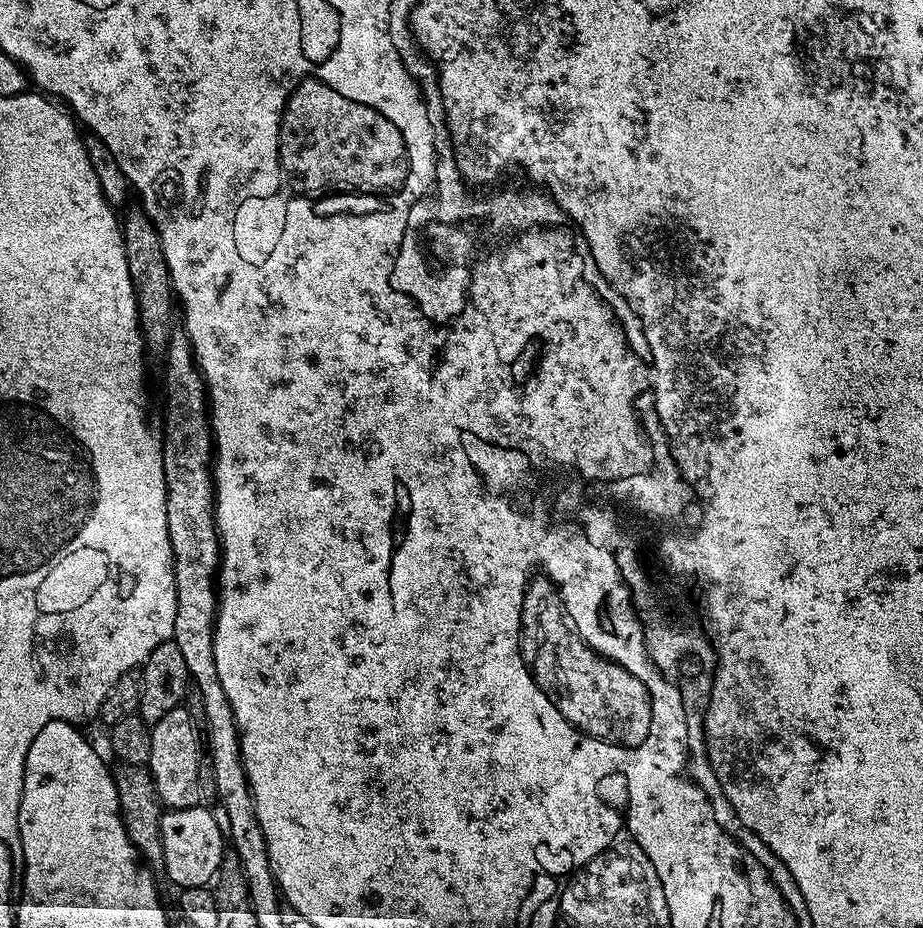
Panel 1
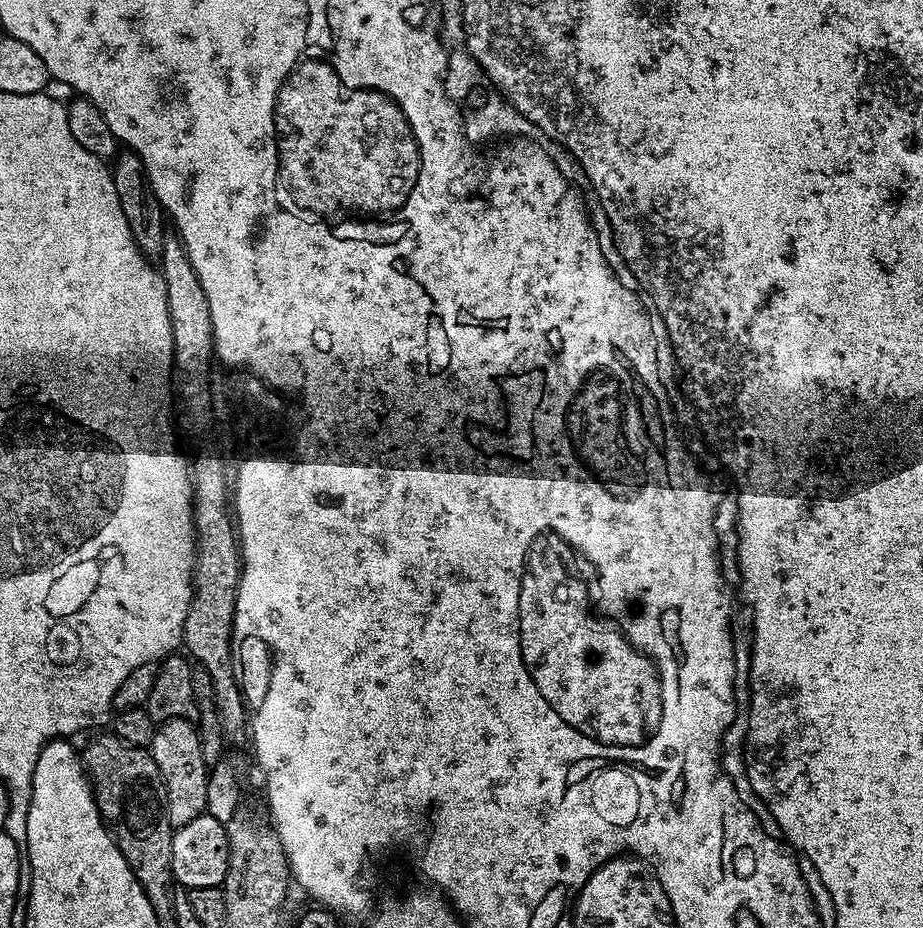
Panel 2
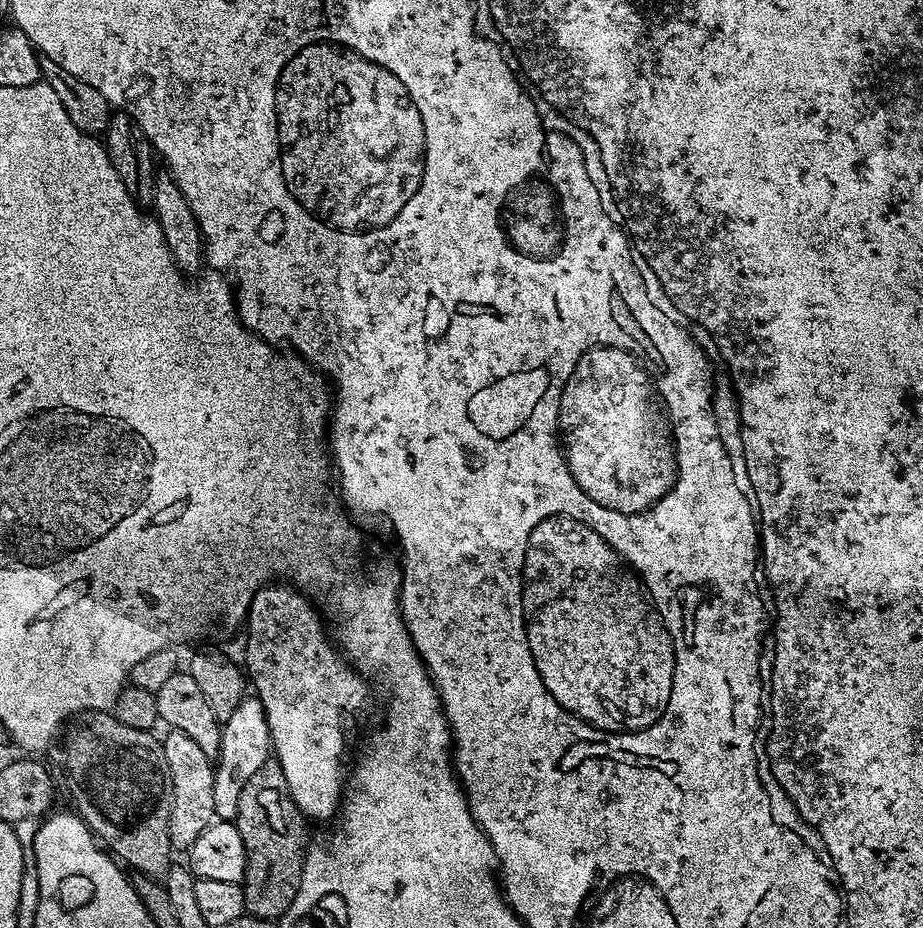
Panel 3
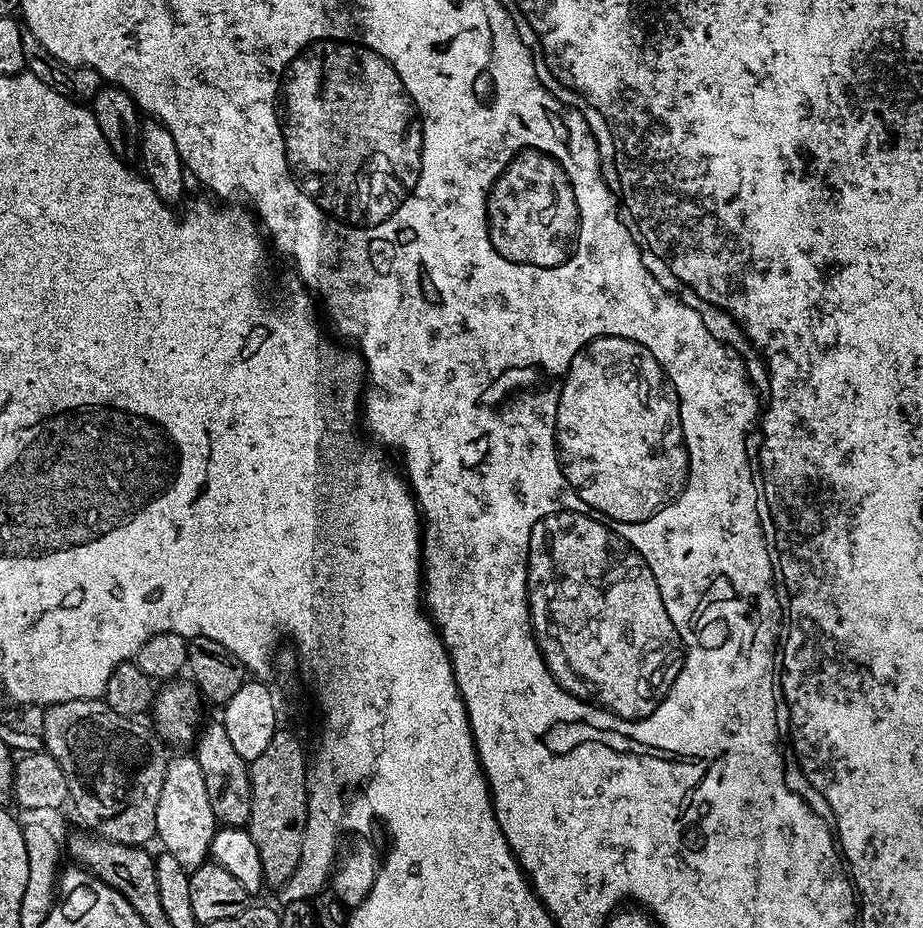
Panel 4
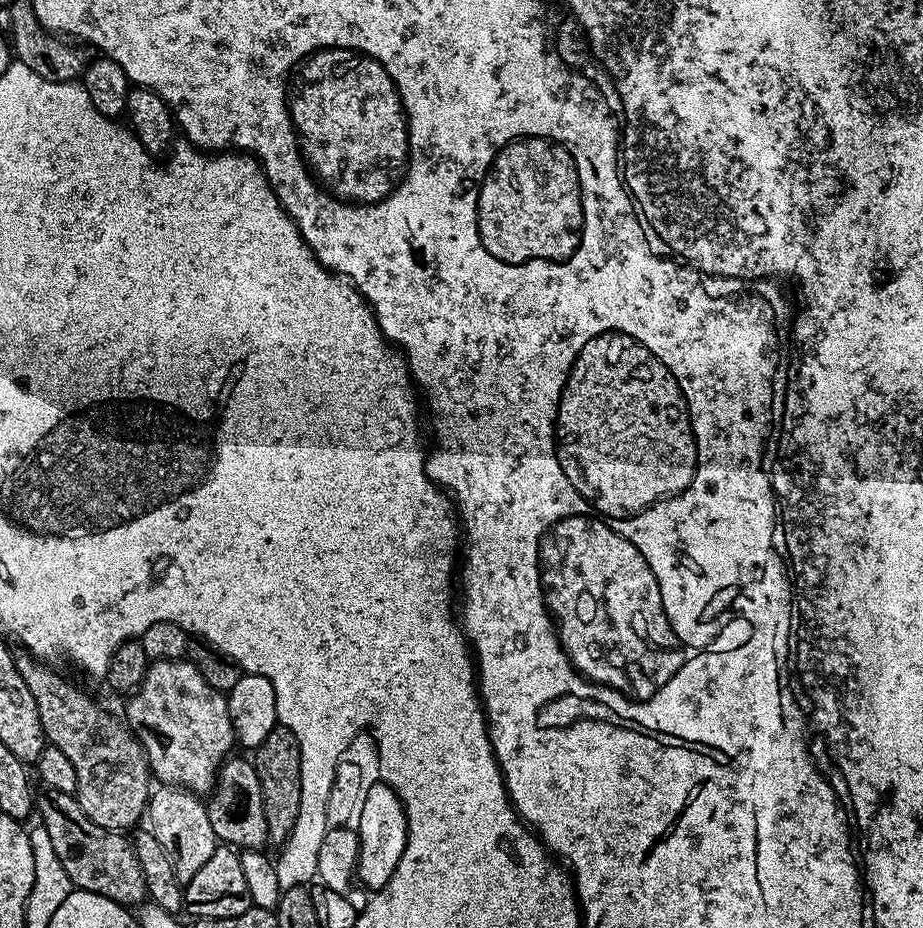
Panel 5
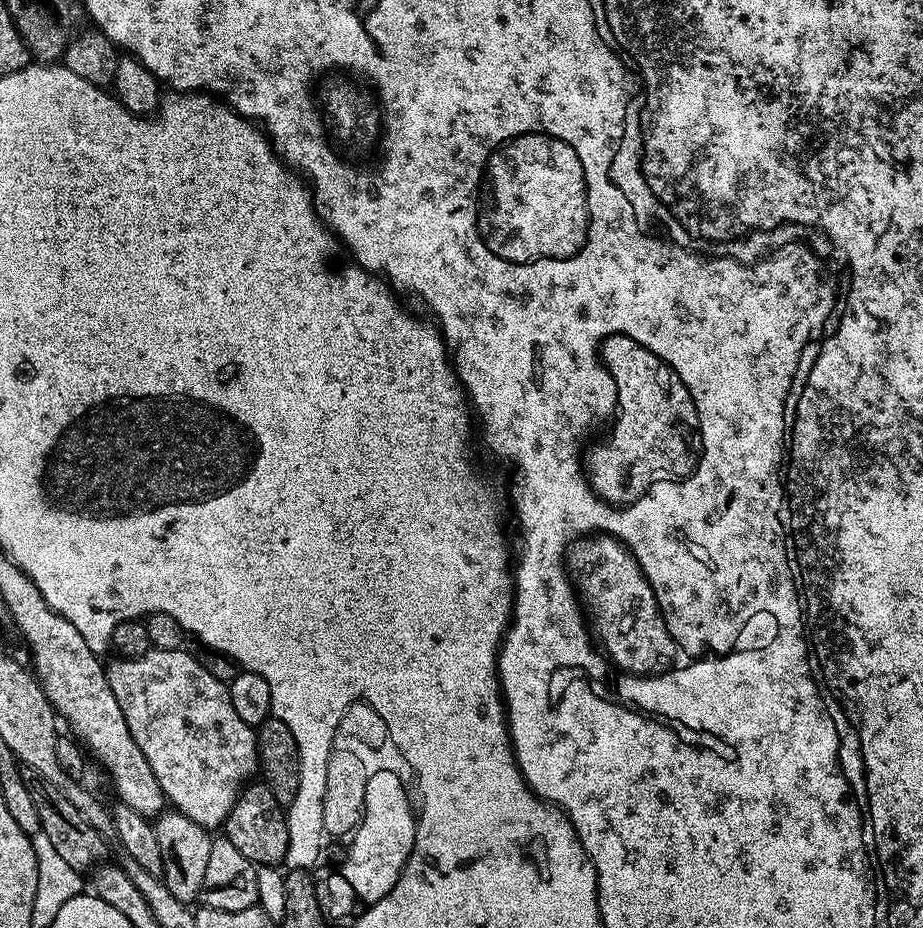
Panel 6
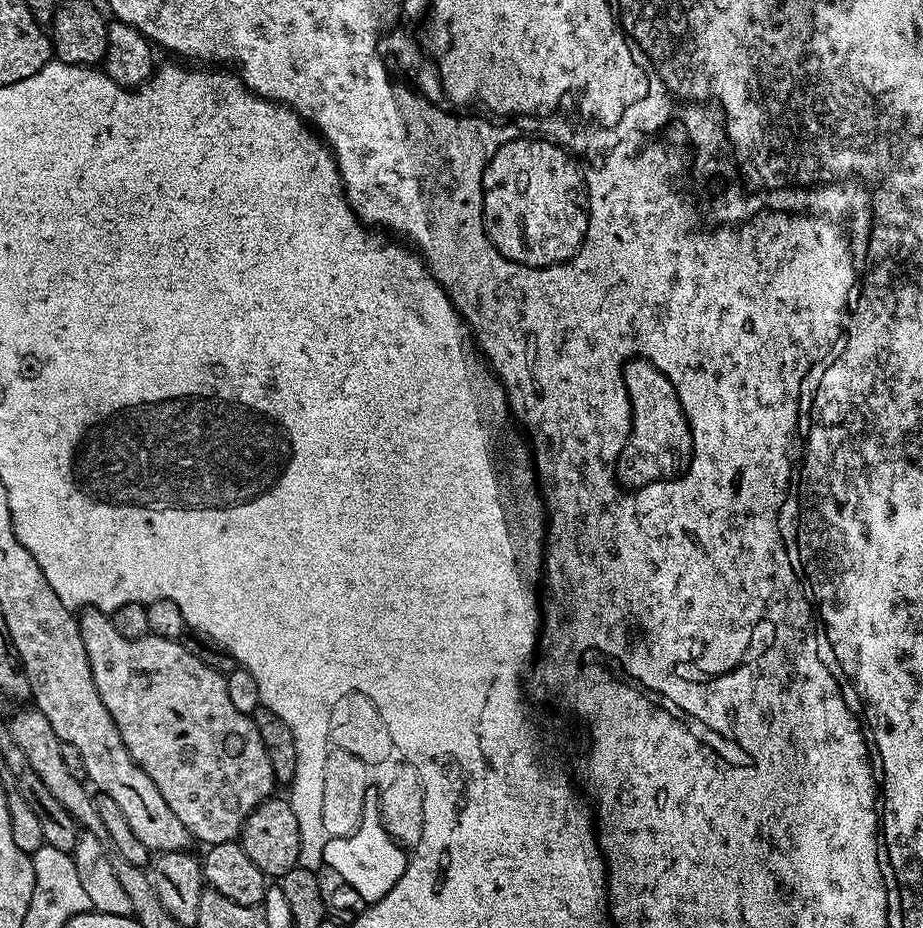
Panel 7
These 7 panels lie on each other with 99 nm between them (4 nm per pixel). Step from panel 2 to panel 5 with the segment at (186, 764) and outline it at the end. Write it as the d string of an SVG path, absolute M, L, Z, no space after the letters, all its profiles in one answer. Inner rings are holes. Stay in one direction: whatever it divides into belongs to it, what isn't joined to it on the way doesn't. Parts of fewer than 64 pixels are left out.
M167 783L157 787L148 798L146 822L147 820L147 827L154 838L158 838L158 842L162 842L162 847L166 849L166 854L170 854L170 862L174 862L174 874L178 874L181 882L194 878L194 874L198 874L198 869L218 847L214 826L210 826L207 803L188 788Z

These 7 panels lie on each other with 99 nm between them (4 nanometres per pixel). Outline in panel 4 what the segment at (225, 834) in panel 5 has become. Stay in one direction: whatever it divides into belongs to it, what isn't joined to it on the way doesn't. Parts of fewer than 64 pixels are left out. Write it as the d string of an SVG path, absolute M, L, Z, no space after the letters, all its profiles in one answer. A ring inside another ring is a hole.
M216 718L204 726L195 737L194 755L198 766L202 766L202 778L206 778L206 794L210 794L210 806L216 815L217 825L243 828L252 813L252 773L249 761L234 750L223 719Z

